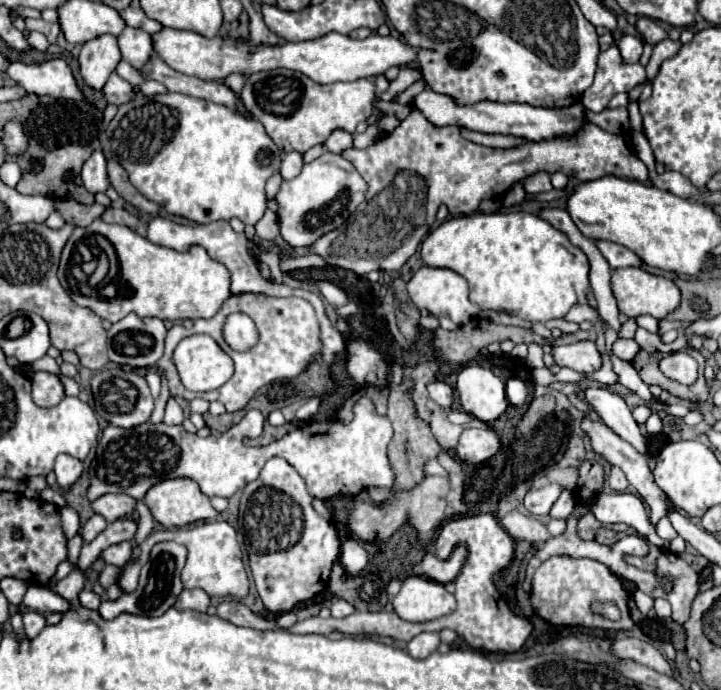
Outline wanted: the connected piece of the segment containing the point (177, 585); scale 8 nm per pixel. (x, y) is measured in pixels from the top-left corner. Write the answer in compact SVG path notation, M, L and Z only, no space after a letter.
M159 542L159 544L155 544L153 550L151 550L149 562L141 568L141 578L139 578L137 590L131 592L131 594L123 594L115 602L111 602L111 600L101 602L99 608L97 608L99 616L103 620L113 620L119 614L141 614L141 616L161 616L161 614L165 614L175 604L177 596L183 590L179 574L185 566L185 560L187 560L185 546L181 546L177 542Z

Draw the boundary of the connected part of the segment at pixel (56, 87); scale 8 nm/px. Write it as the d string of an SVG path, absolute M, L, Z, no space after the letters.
M53 58L39 64L23 64L13 62L7 68L7 74L19 82L29 94L45 94L51 98L65 98L65 100L85 100L71 68L61 58Z

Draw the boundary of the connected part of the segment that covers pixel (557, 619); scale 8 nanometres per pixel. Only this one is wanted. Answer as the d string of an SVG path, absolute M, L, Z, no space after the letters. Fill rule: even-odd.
M555 556L545 560L535 576L533 576L533 590L531 590L531 604L537 616L555 624L555 626L585 626L585 628L603 628L603 630L631 630L635 622L629 616L629 596L623 590L619 578L605 568L605 564L597 564L589 558L569 558L569 556ZM591 602L615 602L621 610L621 620L611 622L591 612Z

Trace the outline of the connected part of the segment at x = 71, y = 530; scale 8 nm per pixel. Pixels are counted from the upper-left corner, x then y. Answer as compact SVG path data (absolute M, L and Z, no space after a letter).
M63 510L61 512L61 524L63 524L63 532L65 532L67 538L75 536L79 532L79 526L81 526L79 514L73 512L73 510Z

